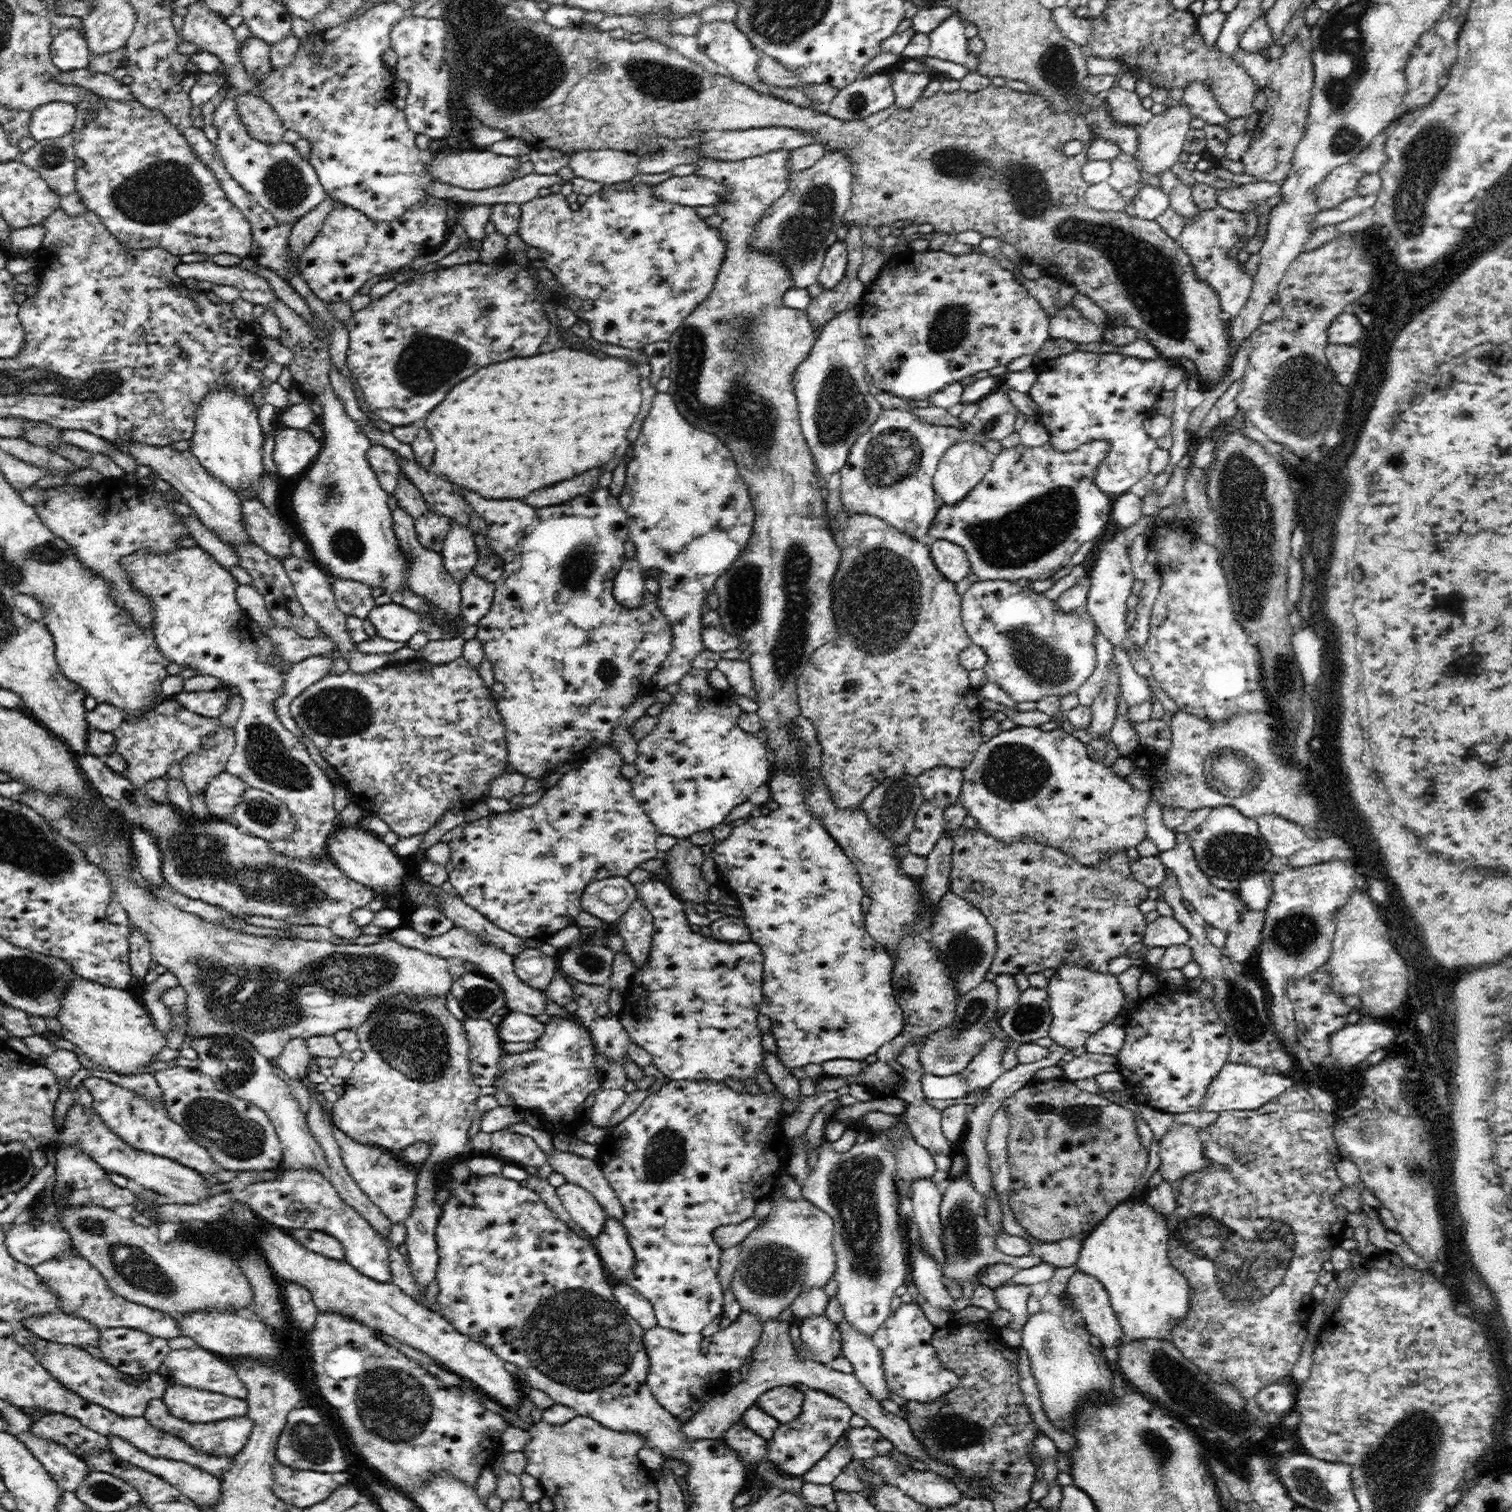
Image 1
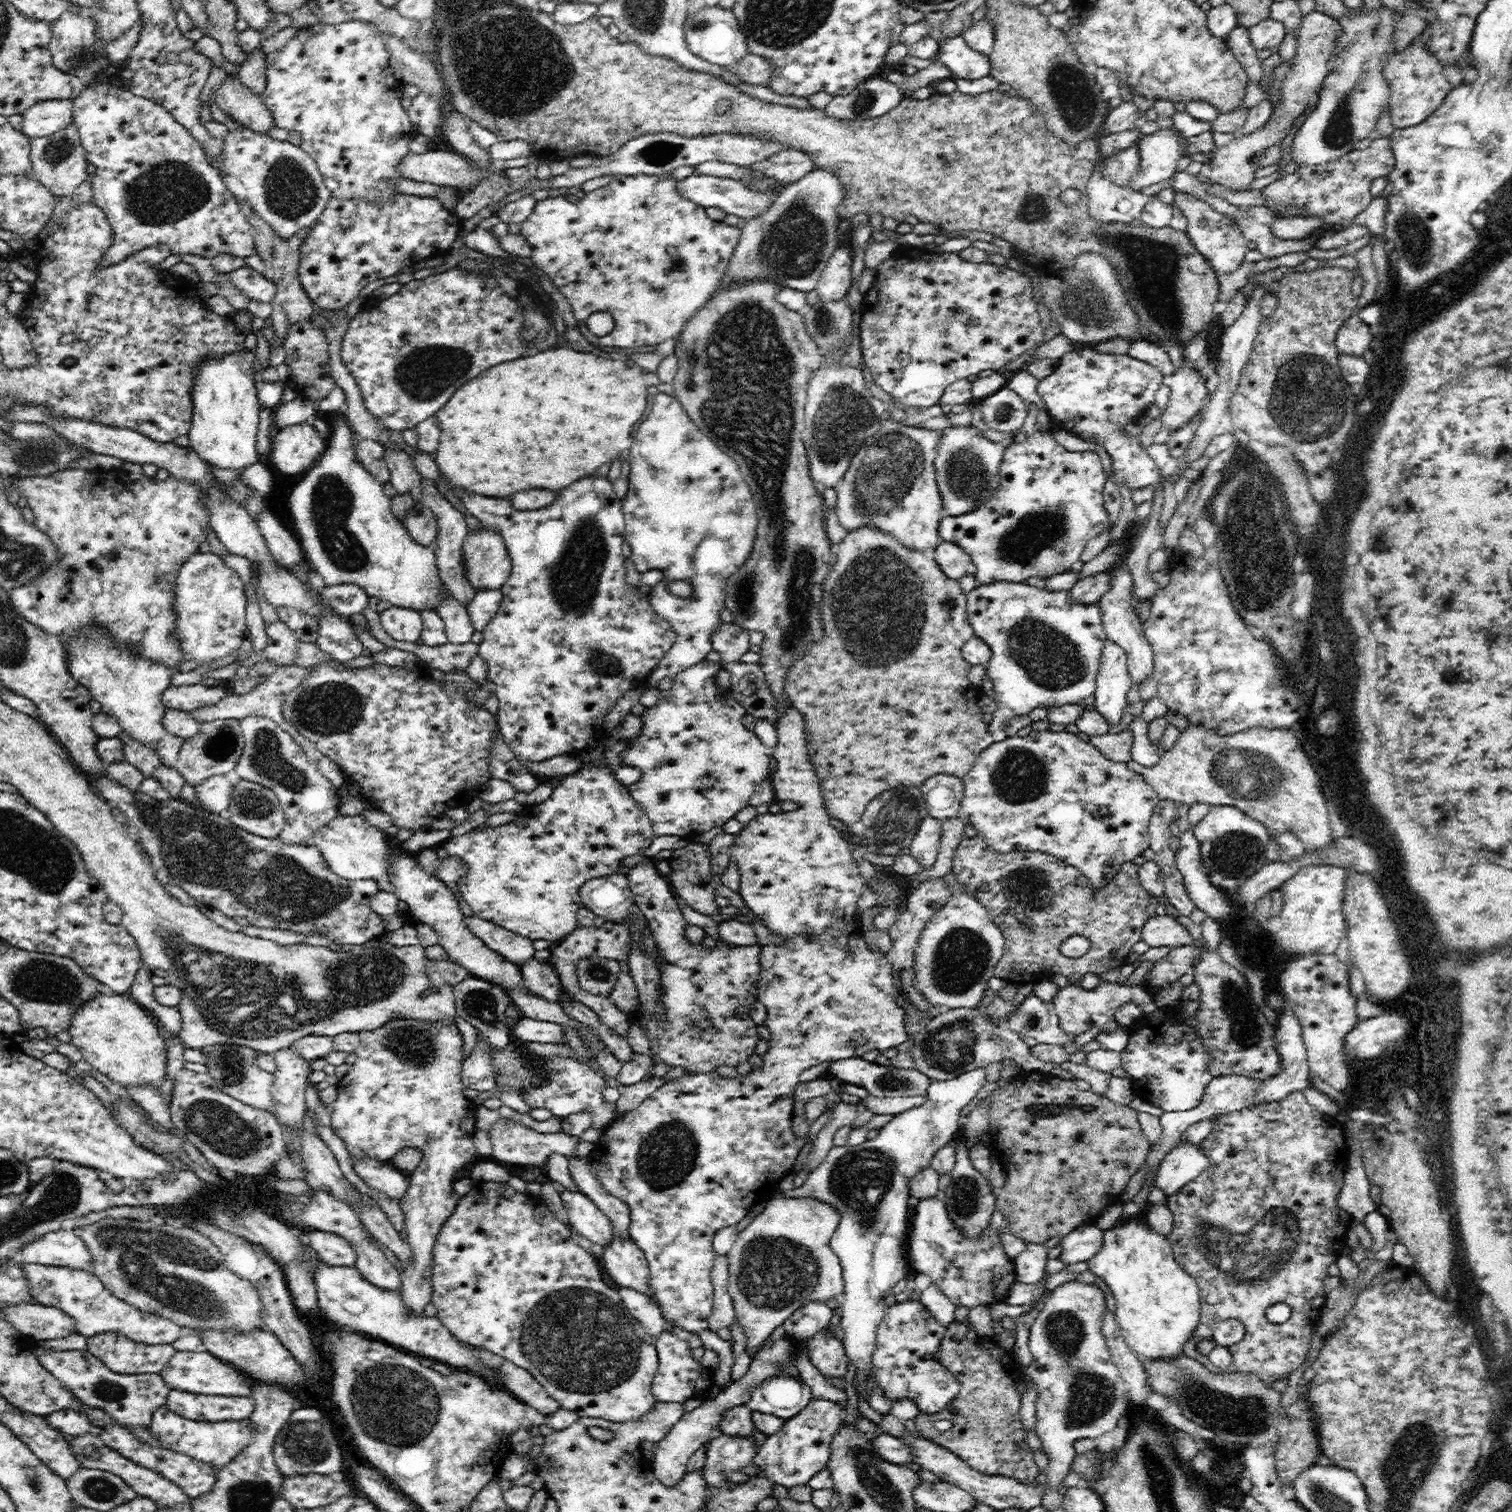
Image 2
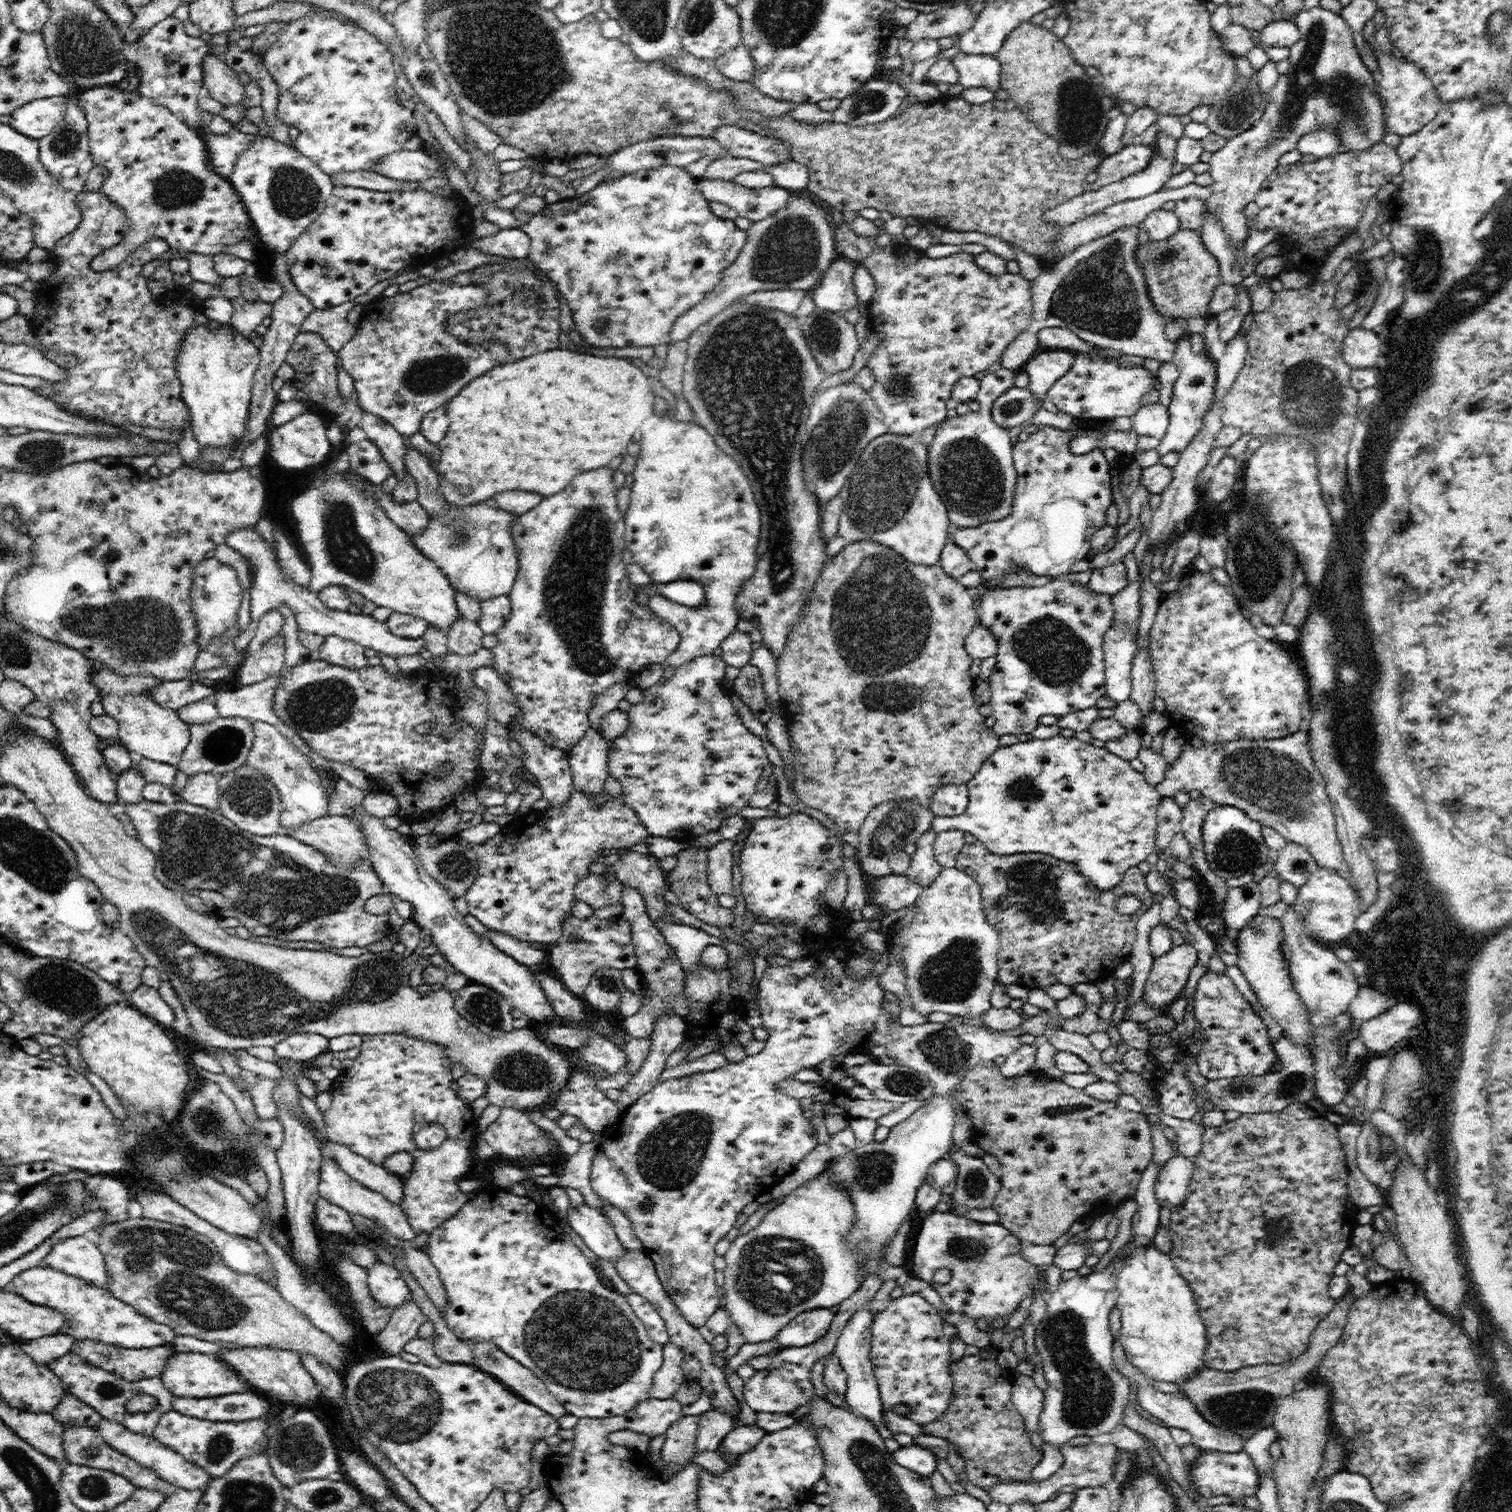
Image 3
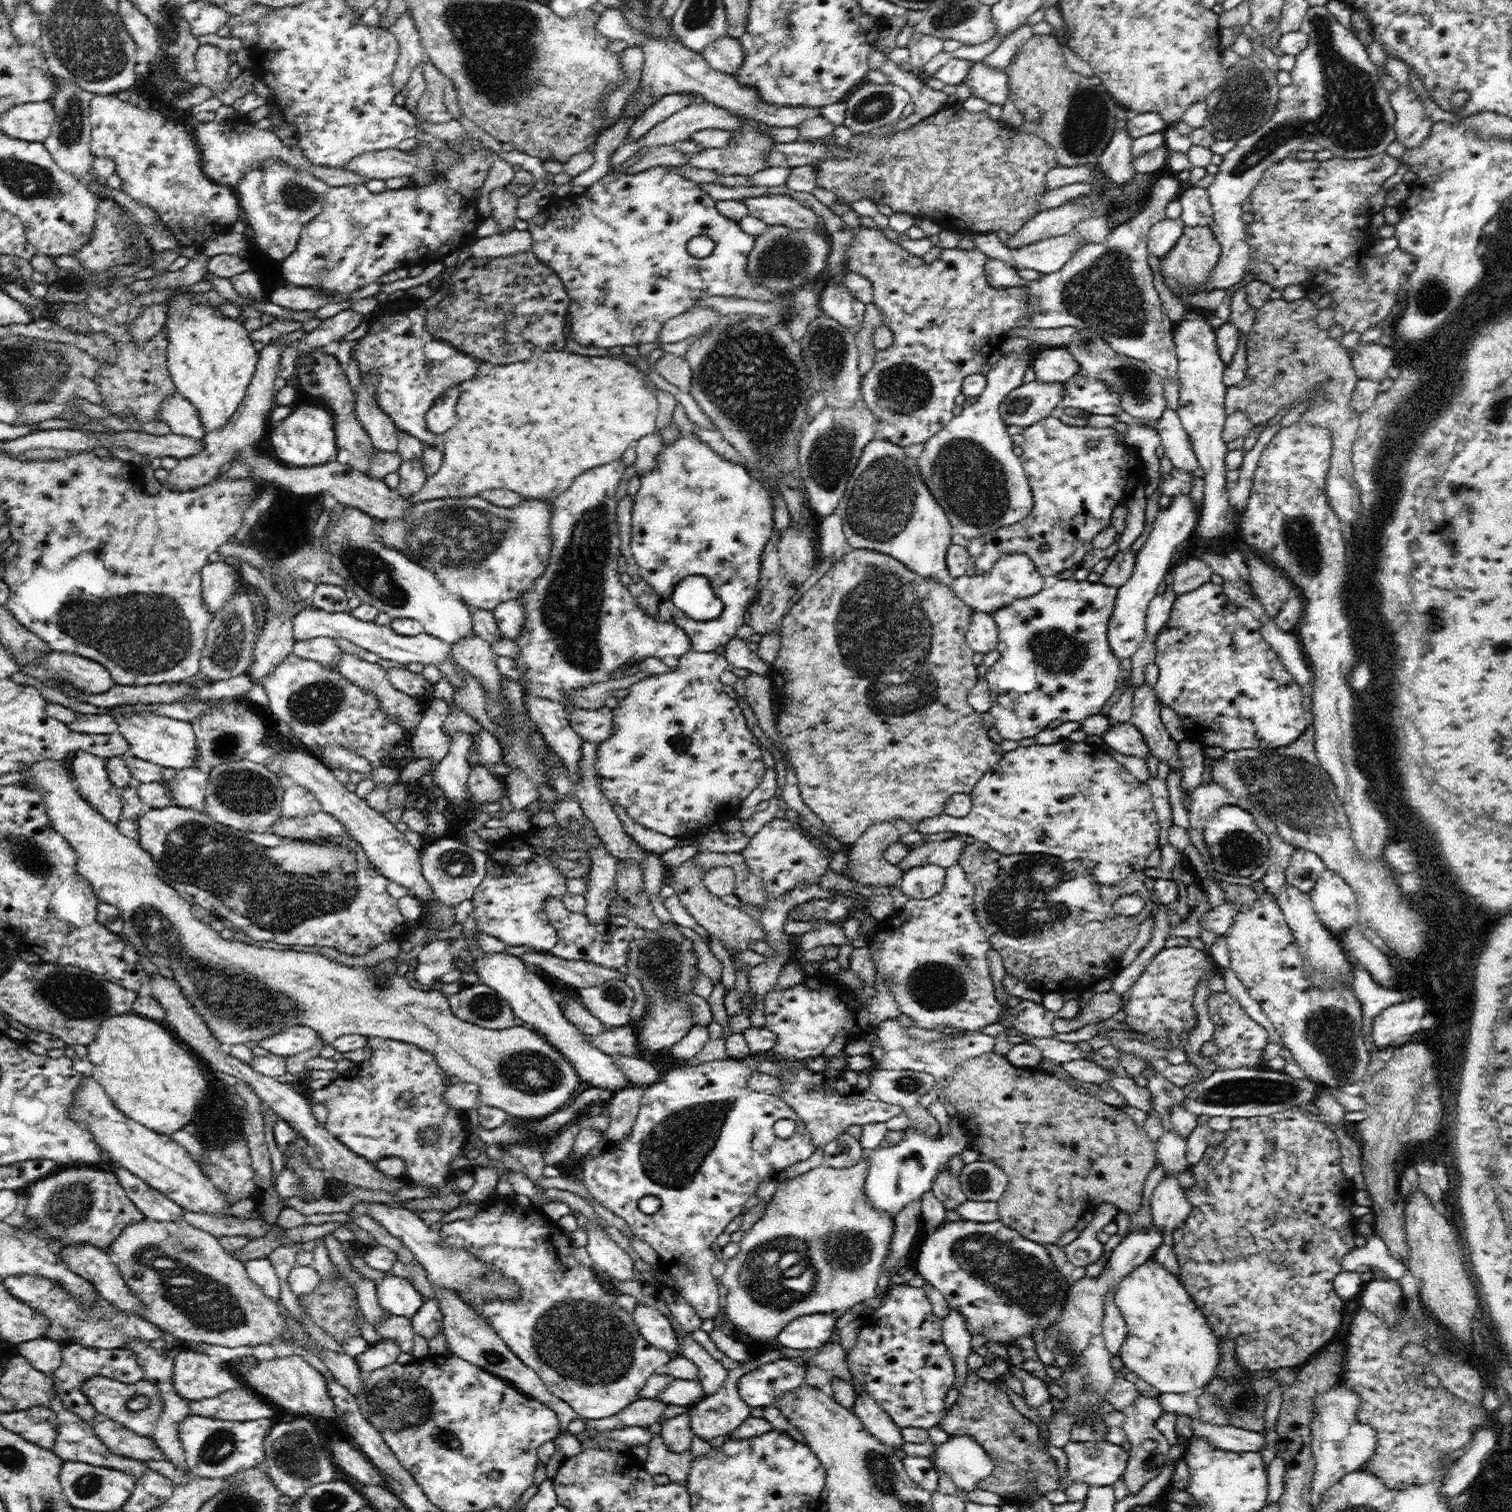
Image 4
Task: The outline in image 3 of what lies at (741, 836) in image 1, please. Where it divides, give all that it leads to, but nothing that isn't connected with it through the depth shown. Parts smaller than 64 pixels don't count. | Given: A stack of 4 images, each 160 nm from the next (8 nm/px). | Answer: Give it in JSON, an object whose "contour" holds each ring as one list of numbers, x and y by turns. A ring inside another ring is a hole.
{"contour":[[792,815,756,820,740,852,741,892,746,908,756,917,794,920,796,927,804,930,803,925,824,906,823,888,828,874,843,867,845,847,811,817],[845,916,844,921,837,921,834,918,834,928,827,937,811,936,806,934,804,945,816,944,817,948,812,948,809,954,802,959,790,962,785,967,767,967,761,981,759,982,759,995,757,1003,760,1007,761,1017,763,1018,763,1027,767,1030,767,1040,765,1047,758,1052,758,1054,748,1055,740,1062,726,1061,723,1066,715,1070,694,1072,689,1076,682,1076,680,1078,668,1078,668,1080,660,1080,656,1083,646,1094,643,1094,624,1114,620,1117,617,1127,610,1125,603,1131,605,1140,600,1141,598,1152,594,1156,592,1164,590,1164,590,1184,592,1190,604,1203,618,1209,620,1213,630,1221,634,1234,643,1242,645,1246,644,1252,655,1263,656,1271,660,1276,666,1293,669,1298,681,1310,683,1317,690,1325,694,1327,702,1327,708,1323,708,1319,718,1310,719,1302,722,1296,718,1293,718,1286,715,1282,716,1266,714,1262,718,1257,718,1253,714,1249,716,1243,720,1238,724,1238,735,1224,738,1214,748,1206,750,1202,754,1202,758,1194,770,1192,778,1182,788,1175,799,1162,803,1161,812,1150,820,1146,812,1131,810,1119,806,1114,802,1113,800,1103,796,1102,795,1098,789,1095,783,1095,780,1091,774,1089,774,1084,784,1080,784,1078,793,1078,794,1074,801,1069,817,1069,817,1066,827,1057,834,1057,839,1053,868,1053,872,1046,887,1041,888,1029,886,1029,886,1022,888,1013,881,1007,883,1002,883,991,878,985,877,971,865,981,854,980,848,977,844,972,849,961,848,951,846,945,850,940,845,935,845,929,848,920],[780,1124,787,1126,783,1131,780,1131],[649,1198,652,1201,652,1208,646,1212,638,1210,638,1206]]}

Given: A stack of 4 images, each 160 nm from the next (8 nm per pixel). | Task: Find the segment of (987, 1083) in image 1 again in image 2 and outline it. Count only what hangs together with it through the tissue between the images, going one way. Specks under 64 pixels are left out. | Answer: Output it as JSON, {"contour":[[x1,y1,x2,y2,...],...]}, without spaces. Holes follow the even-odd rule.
{"contour":[[984,1069,973,1070,961,1074,954,1080,933,1081,926,1093,926,1102,915,1107,913,1111,898,1113,886,1126,879,1129,873,1139,866,1139,863,1143,852,1146,834,1147,826,1159,814,1172,809,1174,805,1183,788,1194,794,1197,812,1195,822,1198,824,1202,831,1202,839,1207,843,1214,839,1227,831,1238,832,1248,840,1258,844,1268,846,1290,843,1297,844,1309,841,1312,842,1349,848,1362,852,1364,856,1377,854,1398,870,1404,875,1393,875,1372,873,1371,873,1354,877,1344,877,1327,888,1308,885,1297,891,1294,891,1289,897,1282,904,1279,911,1271,910,1263,902,1253,906,1244,904,1238,910,1228,908,1222,908,1198,911,1195,911,1182,914,1178,930,1168,935,1154,945,1146,951,1144,959,1126,959,1114,962,1107,972,1099,977,1098,983,1089,988,1088,985,1081]]}

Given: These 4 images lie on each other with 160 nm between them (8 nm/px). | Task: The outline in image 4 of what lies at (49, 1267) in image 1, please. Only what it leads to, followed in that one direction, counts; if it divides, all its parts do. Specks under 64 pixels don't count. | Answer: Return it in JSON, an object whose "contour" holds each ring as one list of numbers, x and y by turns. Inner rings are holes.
{"contour":[[10,1277,3,1280,3,1286,9,1294,12,1294,12,1297,40,1313,40,1316,49,1322,48,1331,45,1332,44,1337,57,1342,61,1347,82,1345,89,1349,112,1349,120,1346,125,1339,161,1339,163,1331,158,1326,142,1317,126,1315,103,1299,100,1300,100,1303,104,1303,102,1309,104,1313,107,1313,108,1322,101,1321,98,1317,101,1312,96,1312,94,1317,84,1317,84,1313,80,1313,80,1307,69,1301,68,1294,64,1290,44,1278]]}

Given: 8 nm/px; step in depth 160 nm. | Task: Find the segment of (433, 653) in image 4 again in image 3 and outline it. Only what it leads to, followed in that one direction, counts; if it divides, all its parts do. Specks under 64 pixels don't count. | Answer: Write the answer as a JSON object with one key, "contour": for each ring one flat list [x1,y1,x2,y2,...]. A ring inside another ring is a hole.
{"contour":[[242,529,232,533,227,538,227,545,234,548,243,555,249,564,254,568,254,582,251,584,251,604,250,604,250,624,248,628,240,633,238,645,246,648,248,643,258,630,258,622,268,610,277,609,280,604,288,605,294,614,297,622,298,632,322,635,323,637,338,637,345,641,352,641,364,649,372,648,376,650,377,655,390,657,398,660,403,656,419,655,424,648,427,649,427,642,423,636,408,638,394,634,387,621,379,622,372,615,364,613,353,614,348,610,332,610,318,599,318,594,313,594,308,590,303,590,294,585,292,581,287,580,284,572,281,570,278,562,274,560,274,555,270,553,267,542,262,535,254,529]]}

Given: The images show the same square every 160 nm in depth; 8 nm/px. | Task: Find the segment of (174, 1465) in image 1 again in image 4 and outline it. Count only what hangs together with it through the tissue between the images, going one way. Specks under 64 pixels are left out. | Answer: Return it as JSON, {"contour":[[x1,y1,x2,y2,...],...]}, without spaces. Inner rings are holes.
{"contour":[[97,1413,91,1422,96,1436,114,1454,144,1463,147,1468,167,1474,177,1485,188,1480,187,1475,181,1476,178,1473,176,1476,174,1468,168,1464,160,1448,149,1436,132,1432,105,1414]]}

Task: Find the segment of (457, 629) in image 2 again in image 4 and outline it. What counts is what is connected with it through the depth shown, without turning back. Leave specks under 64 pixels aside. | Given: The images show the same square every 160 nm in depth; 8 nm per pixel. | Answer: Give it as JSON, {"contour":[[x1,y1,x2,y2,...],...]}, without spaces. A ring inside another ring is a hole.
{"contour":[[474,635,458,645,453,645,454,658,472,675,480,688,484,690,485,716,498,726,504,728,504,736,496,738,500,745,499,762,510,766,510,772,501,776,508,800,513,810,530,808,534,802,540,801,540,790,544,786,555,788,559,781,559,774,563,773,564,766,556,751,552,750,539,727,531,722,529,712,522,706,511,706,511,699,505,694,508,680,500,670,498,660,500,656,494,652,490,644]]}

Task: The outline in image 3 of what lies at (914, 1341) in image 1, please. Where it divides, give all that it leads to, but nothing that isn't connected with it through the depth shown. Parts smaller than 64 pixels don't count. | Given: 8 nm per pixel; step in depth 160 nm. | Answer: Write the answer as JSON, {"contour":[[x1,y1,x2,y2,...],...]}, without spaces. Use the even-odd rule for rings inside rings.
{"contour":[[904,1294,892,1299,886,1310,873,1315,871,1338,868,1348,868,1362,872,1365,872,1374,878,1385,884,1411,898,1413,906,1419,924,1426,938,1420,950,1406,953,1392,953,1373,951,1372,952,1352,950,1342,943,1336,945,1323,939,1311,920,1294]]}

